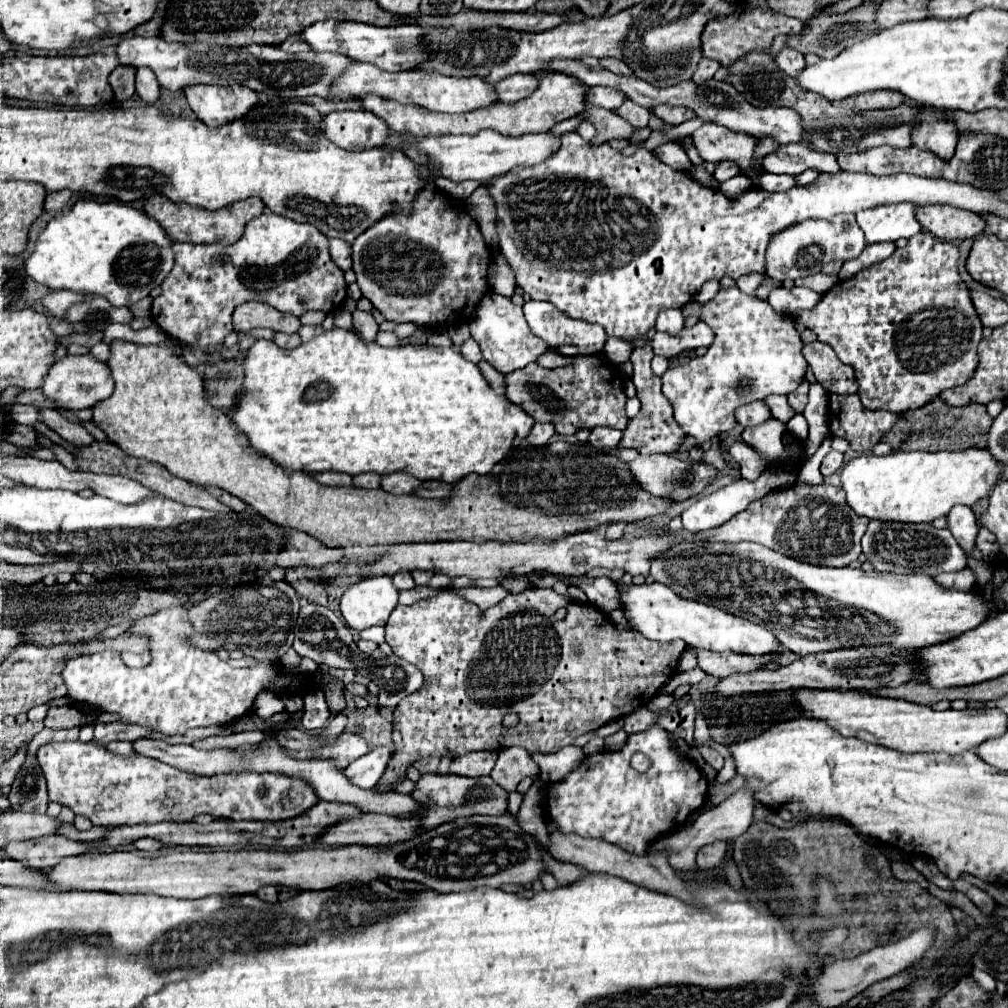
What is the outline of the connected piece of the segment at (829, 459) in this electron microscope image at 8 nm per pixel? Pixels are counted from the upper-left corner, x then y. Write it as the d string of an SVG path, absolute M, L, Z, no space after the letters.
M830 451L830 453L824 457L822 465L820 465L820 473L822 473L824 477L828 477L828 475L836 473L840 467L842 467L842 453L840 453L840 451Z

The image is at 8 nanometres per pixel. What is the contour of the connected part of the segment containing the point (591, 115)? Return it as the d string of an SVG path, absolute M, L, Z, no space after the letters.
M586 105L586 109L580 115L584 115L586 121L592 123L597 131L596 139L592 141L594 145L604 143L604 141L610 141L610 139L616 139L616 137L630 139L632 131L634 131L634 127L628 121L624 121L616 113L606 111L606 109L600 109L600 107Z

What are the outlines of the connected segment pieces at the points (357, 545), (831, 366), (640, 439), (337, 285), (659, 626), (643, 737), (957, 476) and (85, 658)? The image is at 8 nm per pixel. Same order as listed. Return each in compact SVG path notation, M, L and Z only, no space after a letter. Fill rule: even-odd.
M114 339L110 343L110 357L106 361L106 365L110 367L112 371L112 379L114 379L114 393L112 397L104 399L104 401L98 401L98 405L92 407L92 421L96 419L96 425L106 433L106 437L116 443L124 453L130 453L132 457L138 457L138 459L146 459L146 461L154 461L154 463L160 463L164 465L170 473L190 481L190 483L196 483L200 487L220 487L220 489L226 489L228 493L240 497L244 503L248 503L250 507L256 509L256 513L260 513L262 517L282 525L282 527L290 527L290 529L298 529L298 531L304 531L316 539L320 539L324 545L328 547L344 547L346 549L346 557L352 557L352 559L358 559L358 561L366 561L366 559L372 559L376 553L372 551L372 547L376 545L392 545L392 543L424 543L424 541L474 541L474 543L482 543L482 541L532 541L536 537L544 537L544 539L558 539L562 535L570 535L570 533L578 533L578 531L588 531L588 529L596 529L596 527L602 527L602 525L608 525L610 521L628 521L628 523L634 523L634 521L642 521L642 519L648 519L648 517L654 517L662 511L666 511L666 507L670 505L666 499L662 497L654 497L650 493L646 493L628 473L626 469L626 463L616 459L616 457L610 457L608 453L602 453L590 445L574 445L574 443L568 443L568 441L556 441L556 443L550 443L550 445L544 445L544 447L520 447L520 449L514 449L512 453L508 453L500 463L494 465L494 469L490 471L490 475L466 475L464 479L460 479L454 487L454 491L450 493L450 497L446 499L422 499L422 497L416 497L416 495L392 495L392 493L386 493L382 489L358 489L358 487L328 487L328 485L320 485L318 481L314 481L312 475L308 473L290 473L282 467L278 467L276 463L272 463L268 457L262 457L258 455L246 441L246 437L242 433L238 433L238 429L232 425L230 417L216 409L214 405L210 405L210 401L206 399L206 389L204 389L204 381L202 377L196 373L196 369L192 369L190 365L186 365L186 361L182 357L178 357L170 347L164 347L164 345L136 345L136 343L130 343L130 341L120 341L120 339Z
M822 341L806 343L802 353L814 371L816 381L828 393L856 393L858 391L854 369L842 363L830 345Z
M655 328L650 329L648 331L648 339L644 341L644 345L636 347L630 357L633 365L632 381L636 385L642 409L640 409L640 413L634 419L630 419L628 427L624 429L624 437L620 441L620 447L632 447L632 449L636 449L638 453L644 453L644 455L672 453L672 451L676 451L680 447L682 437L684 437L684 431L676 425L676 421L672 417L672 405L668 403L668 399L660 391L660 377L656 377L652 373L651 360L655 354L650 349L650 341L652 341L655 333Z
M262 213L260 217L246 223L244 235L234 245L192 245L174 243L174 267L166 281L160 285L160 295L152 301L152 319L162 327L172 339L184 345L196 345L202 351L222 345L222 341L234 331L232 313L238 305L246 301L262 301L278 311L292 313L296 317L310 309L320 309L324 313L340 309L346 299L344 271L338 269L328 253L328 239L310 223L294 223L282 215Z
M642 583L634 585L630 589L620 587L622 603L624 603L624 613L630 621L632 629L638 629L644 637L656 639L656 641L674 641L682 639L688 643L688 647L700 647L700 649L712 649L712 651L734 651L742 655L752 655L752 657L786 657L790 651L782 651L780 641L776 635L748 619L730 615L722 609L716 609L712 605L696 603L678 597L670 587L662 583Z
M652 725L646 731L632 733L628 737L626 745L618 751L600 751L600 753L588 755L562 781L550 783L546 793L548 793L548 799L546 799L548 815L560 833L564 833L564 835L574 833L580 837L604 839L608 843L622 847L624 851L628 851L632 855L646 855L652 841L682 829L688 815L706 801L708 781L690 757L680 757L672 749L668 731L660 725ZM634 753L644 753L646 757L650 757L652 765L646 773L638 773L636 769L632 769L630 759Z
M986 449L940 453L896 451L886 457L866 453L852 459L842 469L842 489L854 513L868 519L930 523L948 515L950 507L956 503L974 505L978 499L986 497L998 481L1000 467L1002 465L994 461Z
M170 607L162 609L158 613L140 617L132 623L128 633L144 635L150 643L150 657L152 661L144 667L132 669L128 667L120 653L114 653L112 649L106 649L102 653L82 655L76 659L70 659L62 669L62 679L68 689L68 697L76 703L86 703L90 707L96 707L106 713L116 713L120 723L124 725L140 725L152 731L158 731L162 735L176 735L184 733L192 727L214 727L214 725L228 725L230 721L242 719L254 705L254 699L262 691L272 693L284 693L284 691L298 691L306 689L306 675L282 675L278 663L270 661L256 661L250 667L230 667L226 661L218 659L216 653L202 651L194 645L194 627L190 625L190 617L186 607Z

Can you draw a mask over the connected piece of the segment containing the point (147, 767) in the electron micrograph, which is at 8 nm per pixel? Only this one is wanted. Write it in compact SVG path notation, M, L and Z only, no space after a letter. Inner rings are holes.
M64 741L64 743L46 743L38 749L38 763L44 771L48 781L48 795L50 801L60 805L68 805L76 815L88 817L94 825L136 825L136 823L160 823L160 821L188 821L200 813L210 813L216 819L254 819L254 821L278 821L290 819L312 805L318 803L312 787L296 781L292 777L280 773L226 773L226 775L212 775L212 777L198 777L186 771L178 771L162 761L154 761L150 757L132 755L132 757L116 757L110 755L104 747L94 743L82 741ZM270 783L264 795L258 793L260 785Z

